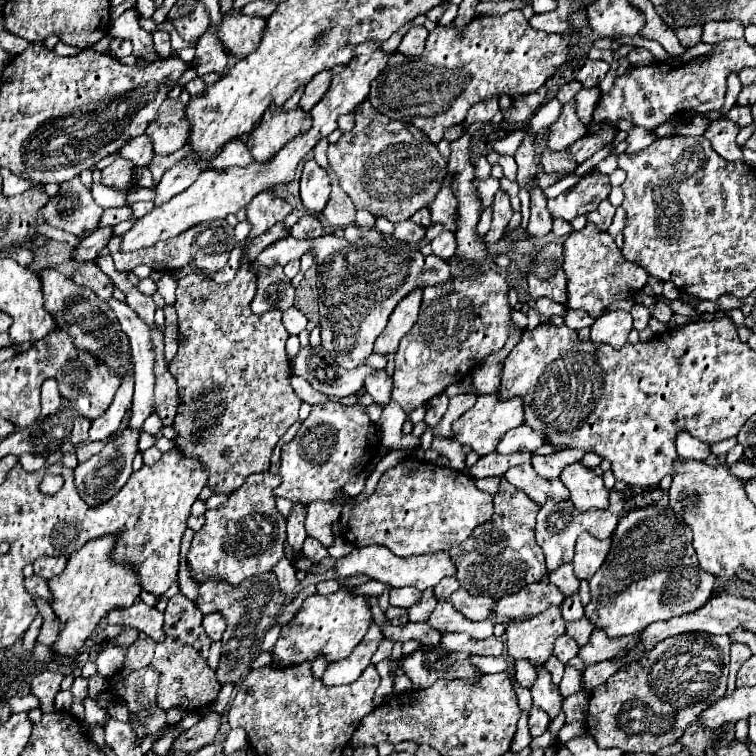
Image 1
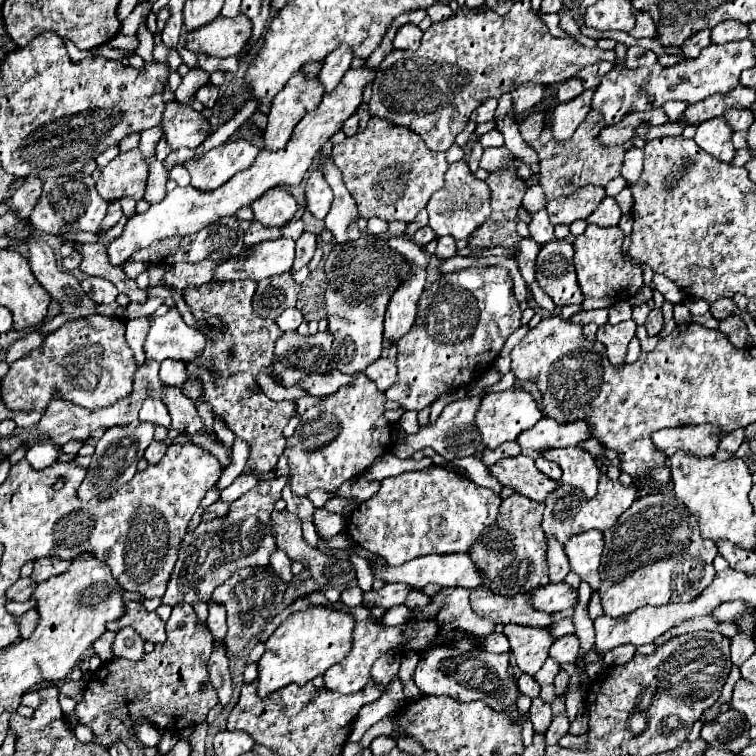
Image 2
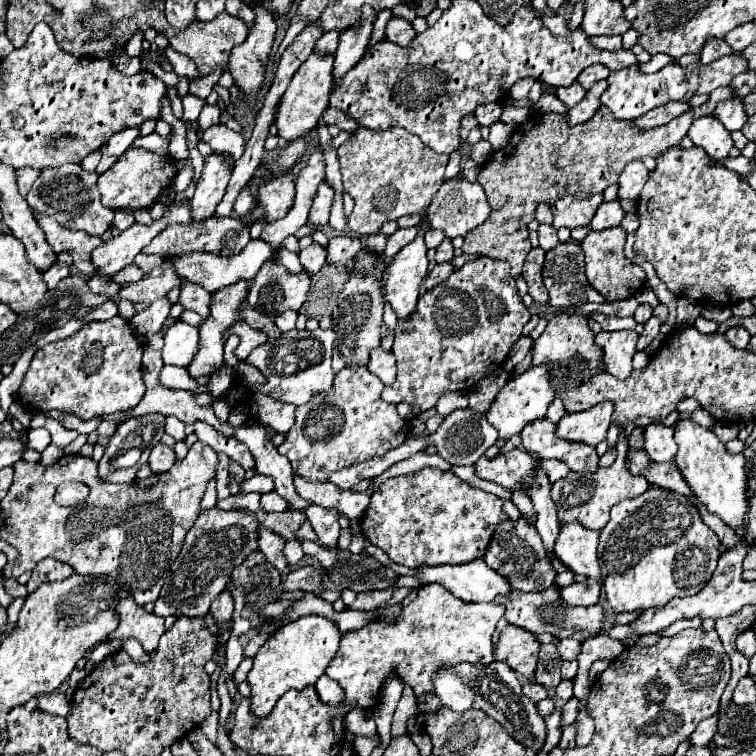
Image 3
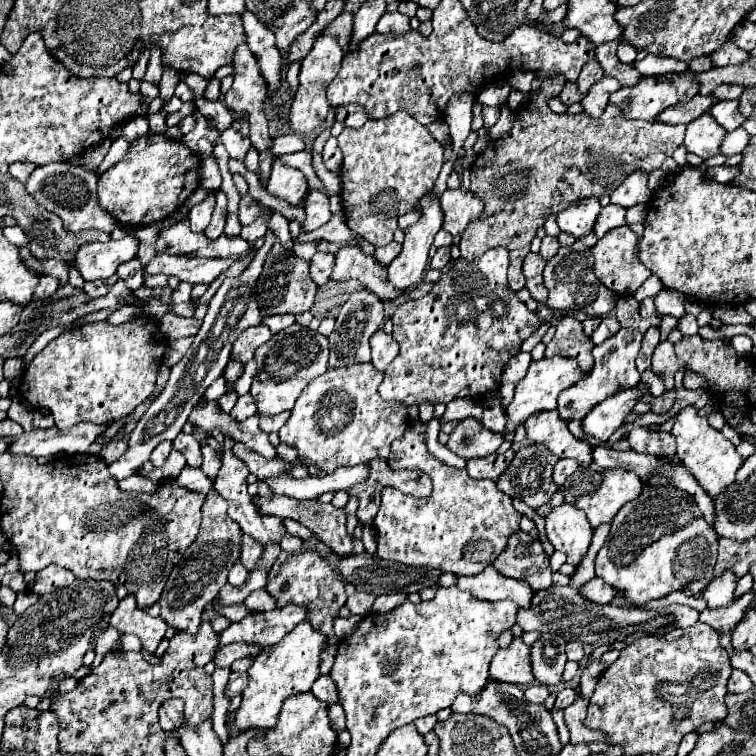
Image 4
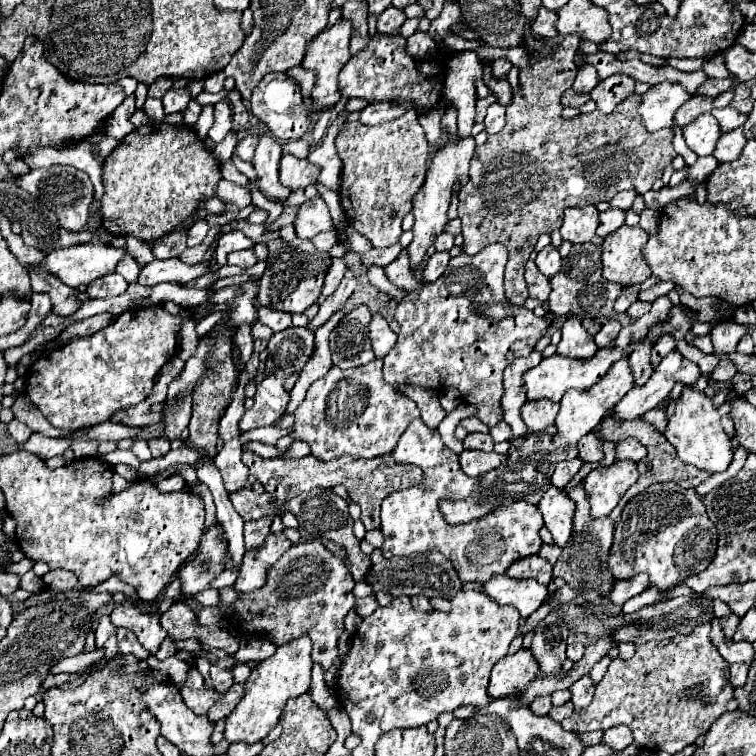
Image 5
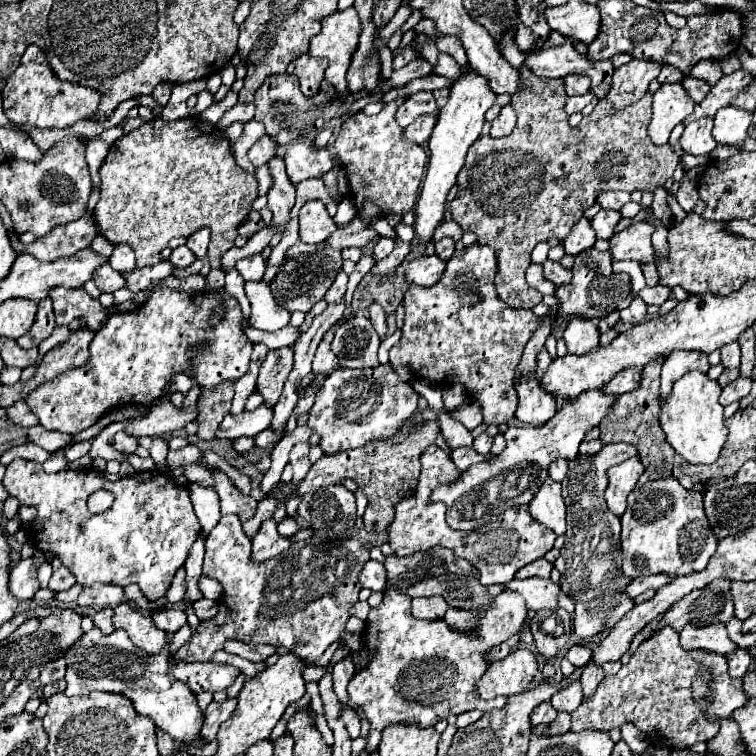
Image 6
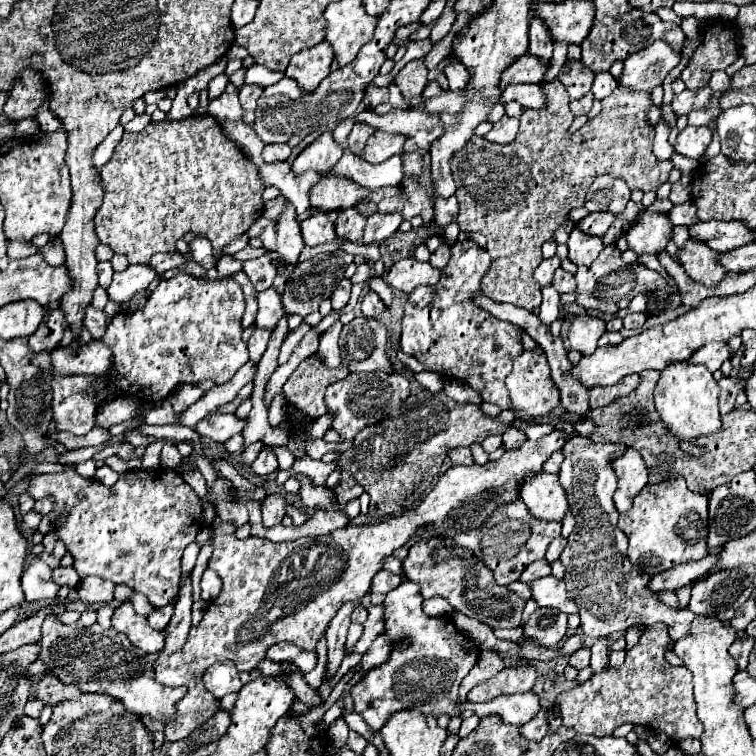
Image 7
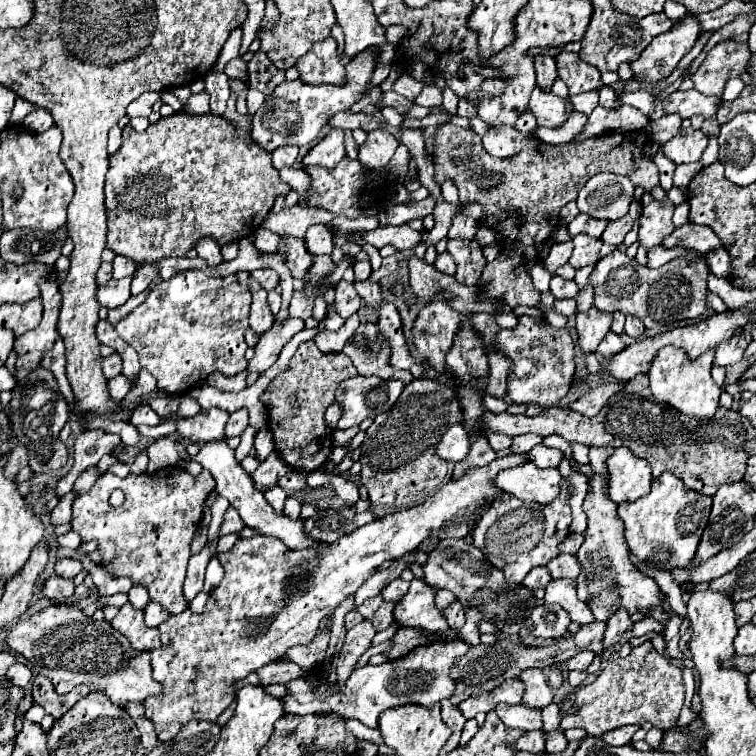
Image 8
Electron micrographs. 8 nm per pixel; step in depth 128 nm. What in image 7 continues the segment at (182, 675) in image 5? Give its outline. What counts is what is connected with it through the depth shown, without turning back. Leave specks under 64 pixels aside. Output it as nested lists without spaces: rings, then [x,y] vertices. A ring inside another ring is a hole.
[[[218,662],[210,666],[204,674],[204,686],[208,692],[212,692],[216,698],[222,698],[230,692],[238,692],[244,684],[258,678],[262,672],[258,668],[250,672],[238,672],[234,662]]]

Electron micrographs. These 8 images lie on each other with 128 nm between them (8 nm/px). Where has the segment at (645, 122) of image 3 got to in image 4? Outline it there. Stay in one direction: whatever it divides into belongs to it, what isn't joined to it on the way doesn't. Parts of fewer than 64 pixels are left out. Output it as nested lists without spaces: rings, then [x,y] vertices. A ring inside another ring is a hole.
[[[696,94],[692,100],[678,104],[678,106],[670,106],[666,108],[662,114],[658,114],[658,122],[664,124],[688,124],[692,120],[696,120],[698,116],[702,116],[704,112],[708,112],[718,100],[714,96],[700,96]]]

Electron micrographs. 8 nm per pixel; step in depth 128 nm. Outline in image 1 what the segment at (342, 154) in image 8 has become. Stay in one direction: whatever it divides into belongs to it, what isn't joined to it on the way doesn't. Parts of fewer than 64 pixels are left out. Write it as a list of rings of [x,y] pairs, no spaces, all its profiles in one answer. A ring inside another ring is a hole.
[[[266,190],[246,206],[246,212],[248,222],[252,224],[250,238],[256,238],[258,234],[264,234],[270,226],[282,222],[292,212],[292,206],[286,200],[278,198],[274,192]]]

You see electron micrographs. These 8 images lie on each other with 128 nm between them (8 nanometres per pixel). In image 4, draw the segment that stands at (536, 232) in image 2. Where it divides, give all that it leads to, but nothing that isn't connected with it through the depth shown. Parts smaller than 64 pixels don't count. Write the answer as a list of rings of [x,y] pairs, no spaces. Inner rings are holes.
[[[546,236],[546,238],[542,240],[542,248],[540,248],[540,256],[542,256],[544,260],[550,260],[552,256],[556,256],[558,248],[560,248],[560,244],[558,244],[558,238],[554,238],[554,236]]]

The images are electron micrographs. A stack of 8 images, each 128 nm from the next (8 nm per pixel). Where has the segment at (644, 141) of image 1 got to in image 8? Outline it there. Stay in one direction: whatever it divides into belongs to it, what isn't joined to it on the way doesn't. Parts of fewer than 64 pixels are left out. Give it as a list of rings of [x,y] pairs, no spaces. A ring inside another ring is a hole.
[[[596,174],[580,190],[578,210],[598,220],[618,220],[628,214],[634,200],[634,184],[626,176]]]

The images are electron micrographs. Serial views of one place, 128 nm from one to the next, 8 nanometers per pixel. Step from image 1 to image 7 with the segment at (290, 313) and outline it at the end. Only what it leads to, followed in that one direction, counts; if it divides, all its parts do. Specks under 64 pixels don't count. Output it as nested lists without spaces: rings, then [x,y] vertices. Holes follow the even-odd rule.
[[[270,288],[266,292],[260,292],[258,294],[258,304],[260,304],[260,310],[258,310],[258,316],[256,316],[256,324],[262,326],[262,328],[272,330],[284,314],[280,294],[274,288]]]

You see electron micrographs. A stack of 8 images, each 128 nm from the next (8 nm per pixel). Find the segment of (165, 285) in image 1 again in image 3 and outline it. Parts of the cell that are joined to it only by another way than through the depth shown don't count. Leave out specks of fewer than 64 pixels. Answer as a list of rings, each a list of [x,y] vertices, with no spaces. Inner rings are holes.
[[[178,322],[164,334],[164,352],[162,352],[164,364],[188,366],[196,350],[198,350],[198,330],[194,326]],[[166,418],[164,424],[164,432],[174,436],[176,442],[186,442],[186,434],[184,434],[184,424],[178,422],[178,418]]]

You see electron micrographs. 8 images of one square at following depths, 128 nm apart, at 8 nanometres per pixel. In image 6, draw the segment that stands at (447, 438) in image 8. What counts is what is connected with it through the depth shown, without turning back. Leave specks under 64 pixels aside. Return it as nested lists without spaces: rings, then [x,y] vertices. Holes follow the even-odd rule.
[[[454,448],[452,450],[452,462],[456,464],[458,470],[468,470],[468,466],[482,462],[482,454],[478,454],[474,448]]]

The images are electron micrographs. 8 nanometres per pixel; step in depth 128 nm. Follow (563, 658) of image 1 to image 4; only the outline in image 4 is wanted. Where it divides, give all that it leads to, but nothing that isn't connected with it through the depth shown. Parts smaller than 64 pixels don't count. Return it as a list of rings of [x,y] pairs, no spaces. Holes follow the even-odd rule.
[[[568,642],[566,644],[566,656],[568,660],[580,662],[584,658],[584,650],[582,650],[582,642]]]

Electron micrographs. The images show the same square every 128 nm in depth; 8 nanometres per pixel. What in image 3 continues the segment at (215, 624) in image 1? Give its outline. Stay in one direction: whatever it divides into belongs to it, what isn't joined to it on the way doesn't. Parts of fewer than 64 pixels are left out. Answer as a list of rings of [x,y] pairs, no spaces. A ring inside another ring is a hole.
[[[224,590],[224,592],[222,592],[222,594],[212,602],[210,614],[212,614],[218,622],[226,624],[226,622],[232,620],[232,612],[234,612],[234,600],[232,600],[230,592]]]

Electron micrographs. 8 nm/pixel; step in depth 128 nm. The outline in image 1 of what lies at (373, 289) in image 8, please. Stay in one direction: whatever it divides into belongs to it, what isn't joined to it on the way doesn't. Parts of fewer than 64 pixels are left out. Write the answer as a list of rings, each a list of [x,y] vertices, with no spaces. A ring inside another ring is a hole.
[[[376,370],[366,378],[366,390],[368,394],[376,400],[376,404],[384,406],[390,400],[390,390],[392,390],[392,376],[386,370]]]

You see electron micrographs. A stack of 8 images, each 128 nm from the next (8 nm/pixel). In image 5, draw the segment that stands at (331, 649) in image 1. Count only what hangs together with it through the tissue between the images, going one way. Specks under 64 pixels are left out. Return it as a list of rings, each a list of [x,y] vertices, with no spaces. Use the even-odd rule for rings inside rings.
[[[302,636],[294,642],[288,642],[286,646],[278,646],[274,656],[262,660],[252,670],[252,674],[248,676],[248,680],[244,684],[244,698],[240,700],[236,710],[226,718],[224,738],[230,744],[234,744],[234,742],[254,744],[254,742],[260,742],[262,738],[266,738],[270,734],[270,730],[274,730],[286,702],[290,698],[302,696],[310,686],[310,668],[312,668],[310,652],[312,652],[312,642],[308,636]]]

